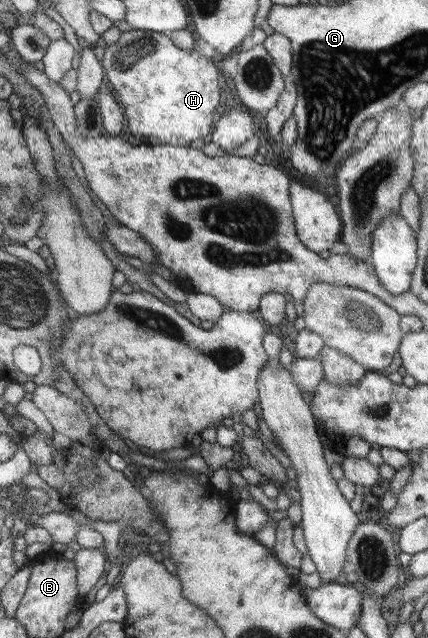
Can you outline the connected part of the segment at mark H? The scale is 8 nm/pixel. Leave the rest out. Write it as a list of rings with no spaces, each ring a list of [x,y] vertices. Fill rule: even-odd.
[[[131,29],[120,32],[116,42],[108,45],[99,59],[103,67],[105,82],[110,89],[114,89],[120,105],[125,107],[123,116],[126,117],[128,134],[144,135],[152,143],[164,143],[171,146],[186,146],[193,142],[199,145],[200,140],[212,131],[214,111],[218,111],[218,81],[216,69],[208,63],[208,59],[196,51],[188,52],[176,47],[168,35]]]

